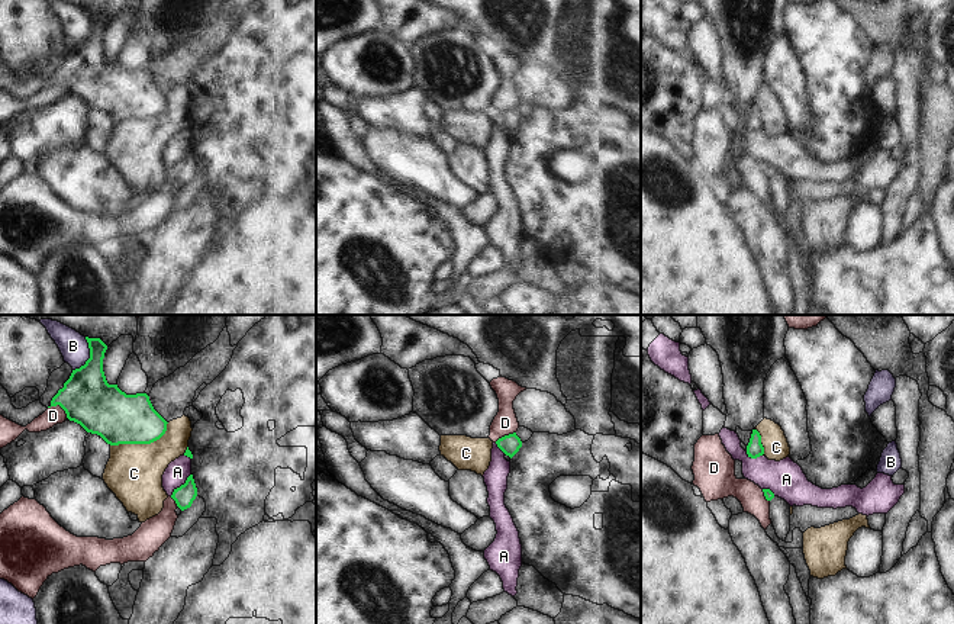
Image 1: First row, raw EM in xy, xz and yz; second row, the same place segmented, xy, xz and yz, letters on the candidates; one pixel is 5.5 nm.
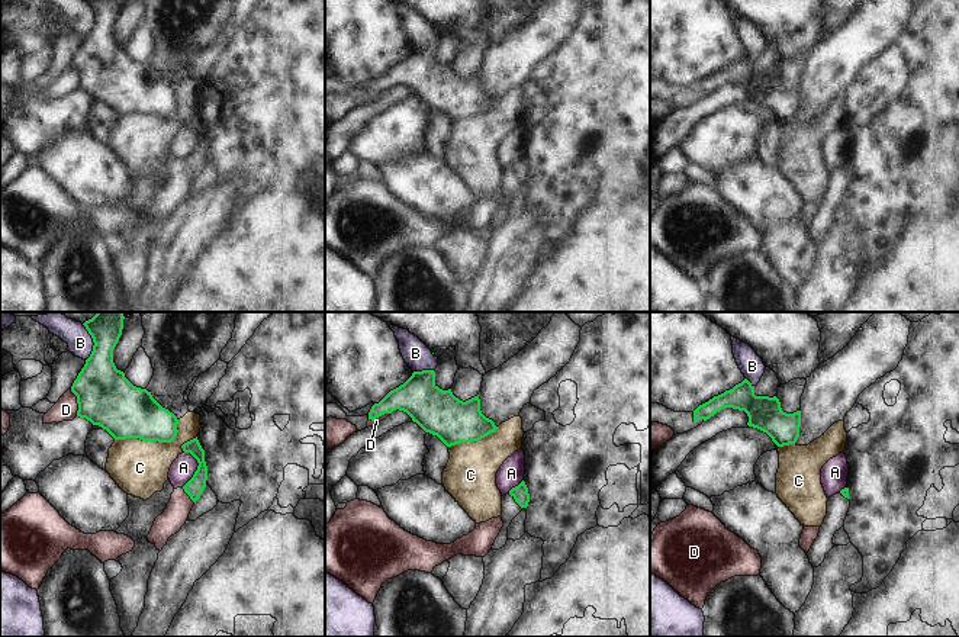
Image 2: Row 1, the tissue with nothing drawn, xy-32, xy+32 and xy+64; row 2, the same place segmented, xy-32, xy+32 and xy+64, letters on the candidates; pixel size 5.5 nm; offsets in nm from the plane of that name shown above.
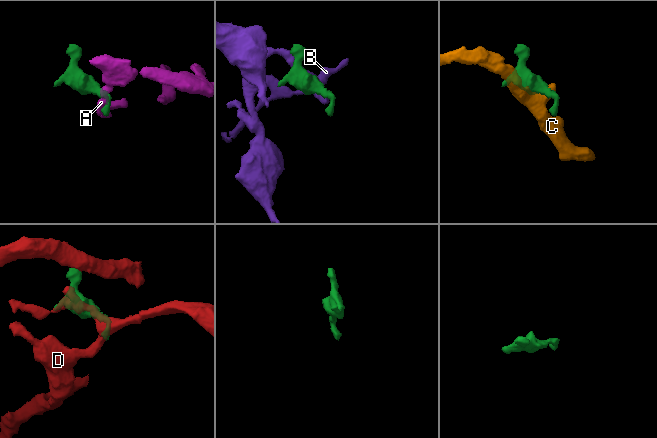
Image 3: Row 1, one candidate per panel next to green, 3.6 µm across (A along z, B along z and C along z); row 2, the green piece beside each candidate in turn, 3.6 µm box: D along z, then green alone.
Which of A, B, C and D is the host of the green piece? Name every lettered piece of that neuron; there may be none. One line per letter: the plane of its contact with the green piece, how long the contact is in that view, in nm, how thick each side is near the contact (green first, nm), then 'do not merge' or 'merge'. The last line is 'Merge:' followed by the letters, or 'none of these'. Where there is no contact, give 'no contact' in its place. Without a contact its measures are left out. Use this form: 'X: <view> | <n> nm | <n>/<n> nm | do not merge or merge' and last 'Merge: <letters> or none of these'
A: xy | 170 nm | 120/130 nm | do not merge
B: xy | 200 nm | 280/160 nm | do not merge
C: xy | 360 nm | 280/320 nm | do not merge
D: xy | 130 nm | 280/100 nm | do not merge
Merge: none of these

